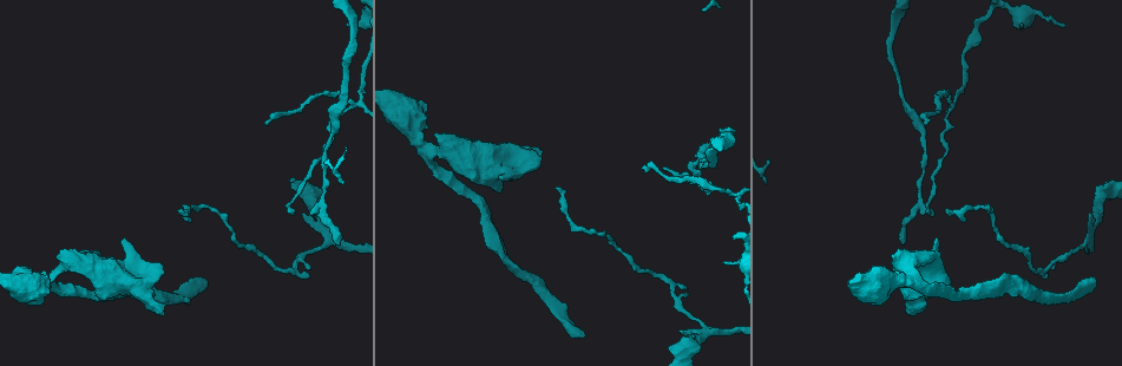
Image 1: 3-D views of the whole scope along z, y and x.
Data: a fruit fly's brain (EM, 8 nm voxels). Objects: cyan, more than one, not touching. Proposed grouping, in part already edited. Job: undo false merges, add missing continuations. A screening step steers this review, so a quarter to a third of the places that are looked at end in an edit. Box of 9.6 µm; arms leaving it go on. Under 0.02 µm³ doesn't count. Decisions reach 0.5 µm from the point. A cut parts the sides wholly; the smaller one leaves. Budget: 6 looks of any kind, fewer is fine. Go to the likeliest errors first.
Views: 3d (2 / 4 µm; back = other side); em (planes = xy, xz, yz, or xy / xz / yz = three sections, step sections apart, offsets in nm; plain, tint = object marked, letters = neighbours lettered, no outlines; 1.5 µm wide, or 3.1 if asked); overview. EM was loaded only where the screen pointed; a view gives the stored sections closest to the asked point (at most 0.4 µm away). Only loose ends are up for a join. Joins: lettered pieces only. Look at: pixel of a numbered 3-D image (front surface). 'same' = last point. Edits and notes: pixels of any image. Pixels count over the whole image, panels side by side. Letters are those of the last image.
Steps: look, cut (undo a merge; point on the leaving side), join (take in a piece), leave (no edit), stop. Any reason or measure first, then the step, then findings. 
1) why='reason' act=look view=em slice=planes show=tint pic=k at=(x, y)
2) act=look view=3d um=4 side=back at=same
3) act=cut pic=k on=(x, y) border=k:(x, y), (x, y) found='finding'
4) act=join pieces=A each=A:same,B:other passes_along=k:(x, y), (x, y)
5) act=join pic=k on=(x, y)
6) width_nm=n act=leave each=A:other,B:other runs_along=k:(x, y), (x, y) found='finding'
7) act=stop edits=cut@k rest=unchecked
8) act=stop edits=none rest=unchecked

why='free end' act=look view=em slice=yz step=8 show=letters pic=1 at=(347, 22)

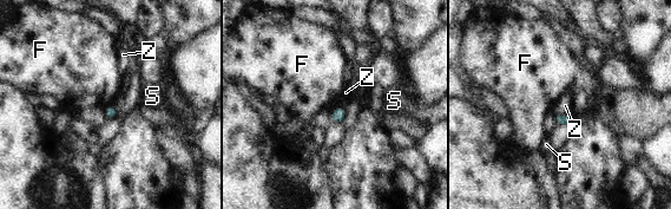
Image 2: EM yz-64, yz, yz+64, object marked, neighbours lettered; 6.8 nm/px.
act=look view=em slice=planes show=letters at=same

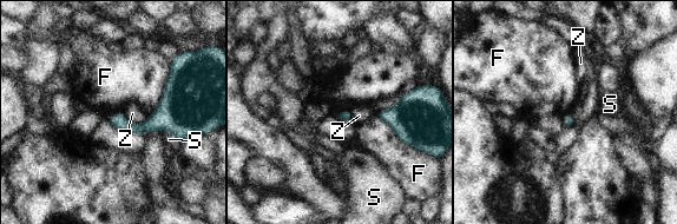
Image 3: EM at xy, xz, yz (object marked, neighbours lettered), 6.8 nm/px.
act=leave each=F:other,S:other,Z:other found='no lettered piece goes on from it'

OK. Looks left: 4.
why='sharp bend' act=look view=em slice=planes show=letters pic=1 at=(732, 193)

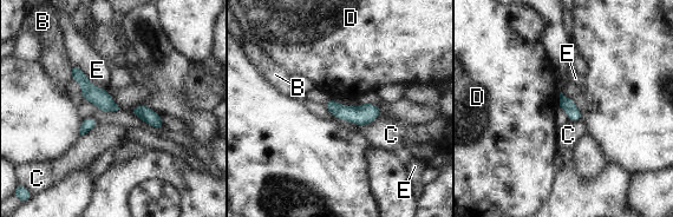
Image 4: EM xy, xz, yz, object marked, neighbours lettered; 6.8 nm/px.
longest_contact=C:170nm act=leave each=B:other,C:other,D:other,E:other found='one cell here'

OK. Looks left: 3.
why='tapers out' act=look view=em slice=planes show=letters pic=1 at=(645, 170)

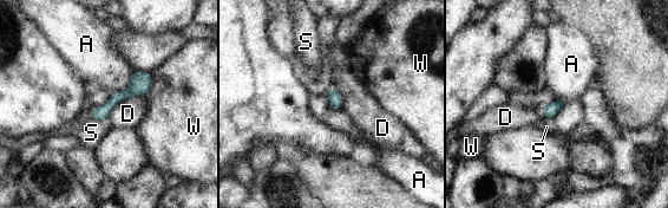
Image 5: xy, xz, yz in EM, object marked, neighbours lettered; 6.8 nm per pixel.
act=leave each=A:other,D:other,S:other,W:other runs_along=5:(148, 75), (95, 116) found='no lettered piece goes on from it'

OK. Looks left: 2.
act=stop edits=none rest=unchecked

